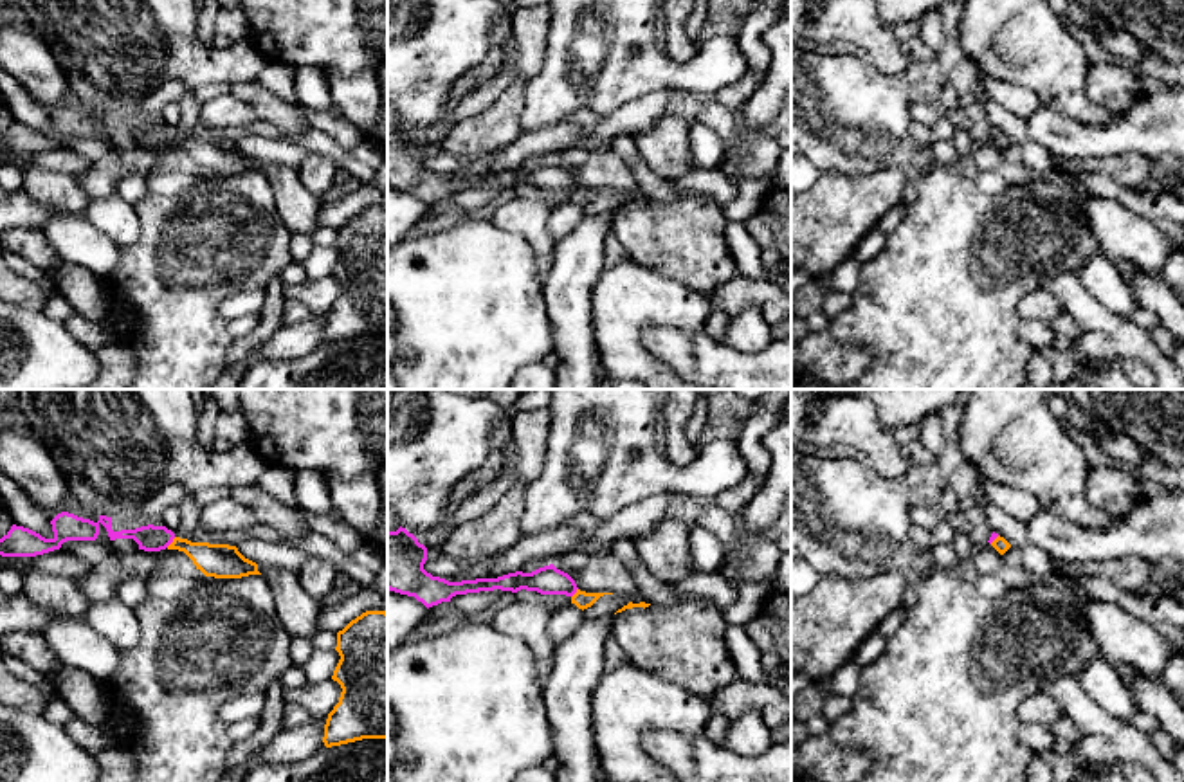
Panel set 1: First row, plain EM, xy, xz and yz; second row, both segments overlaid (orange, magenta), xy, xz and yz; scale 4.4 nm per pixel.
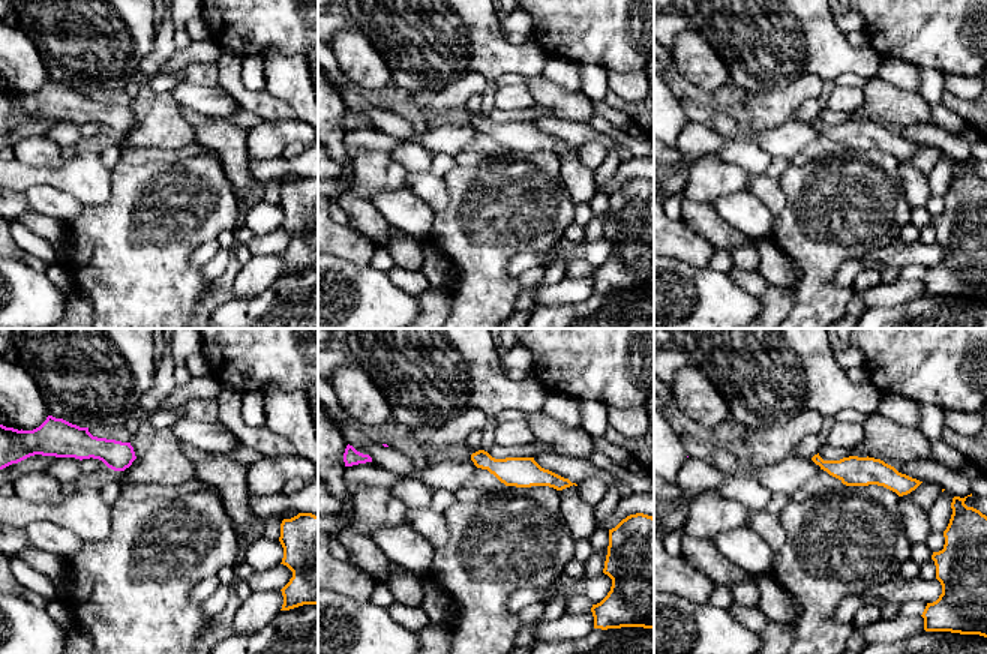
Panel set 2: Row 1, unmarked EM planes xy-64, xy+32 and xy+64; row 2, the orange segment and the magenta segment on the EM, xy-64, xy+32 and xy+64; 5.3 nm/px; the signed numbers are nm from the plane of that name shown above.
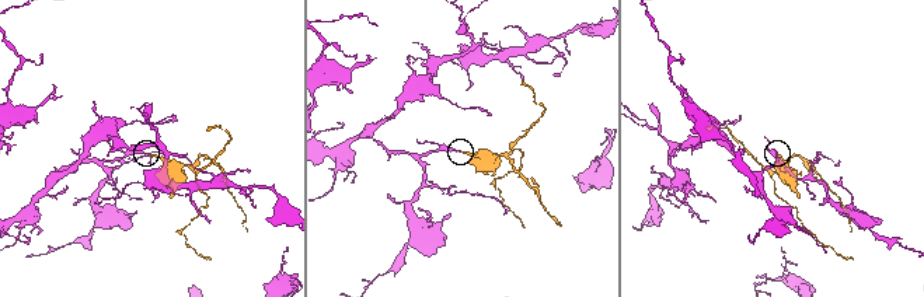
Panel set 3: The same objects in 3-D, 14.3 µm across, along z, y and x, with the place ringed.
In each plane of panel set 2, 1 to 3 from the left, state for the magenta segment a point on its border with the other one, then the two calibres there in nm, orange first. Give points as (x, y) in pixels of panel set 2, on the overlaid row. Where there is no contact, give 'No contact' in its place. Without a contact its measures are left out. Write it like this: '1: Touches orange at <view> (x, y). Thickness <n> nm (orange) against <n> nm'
1: No contact
2: No contact
3: No contact

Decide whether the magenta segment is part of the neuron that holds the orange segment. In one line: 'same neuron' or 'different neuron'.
same neuron

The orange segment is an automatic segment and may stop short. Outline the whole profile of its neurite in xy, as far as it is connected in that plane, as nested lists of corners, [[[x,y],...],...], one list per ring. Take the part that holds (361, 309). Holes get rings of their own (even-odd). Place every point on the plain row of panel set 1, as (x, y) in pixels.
[[[366,207],[337,229],[341,256],[332,276],[342,285],[328,310],[326,344],[387,335],[387,209]]]

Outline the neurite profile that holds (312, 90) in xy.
[[[296,68],[297,105],[314,112],[332,110],[332,95],[326,72],[321,68]]]

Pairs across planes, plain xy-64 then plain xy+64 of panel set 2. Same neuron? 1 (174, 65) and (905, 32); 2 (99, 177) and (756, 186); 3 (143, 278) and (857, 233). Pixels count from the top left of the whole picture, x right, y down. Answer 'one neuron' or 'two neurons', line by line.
1: two neurons
2: one neuron
3: one neuron

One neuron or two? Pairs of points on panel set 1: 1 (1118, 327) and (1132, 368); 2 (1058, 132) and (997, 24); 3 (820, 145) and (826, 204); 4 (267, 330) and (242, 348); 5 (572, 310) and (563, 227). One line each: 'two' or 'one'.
1: two
2: two
3: two
4: one
5: two

